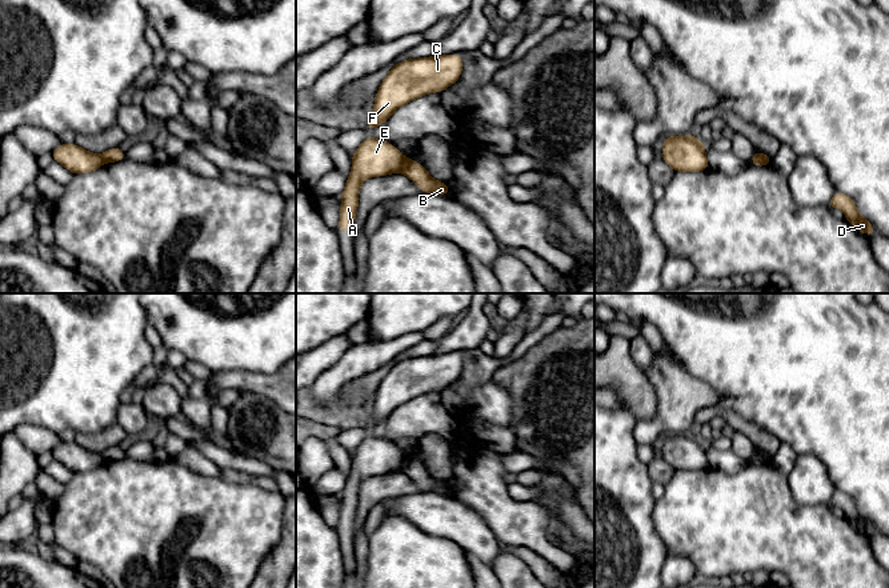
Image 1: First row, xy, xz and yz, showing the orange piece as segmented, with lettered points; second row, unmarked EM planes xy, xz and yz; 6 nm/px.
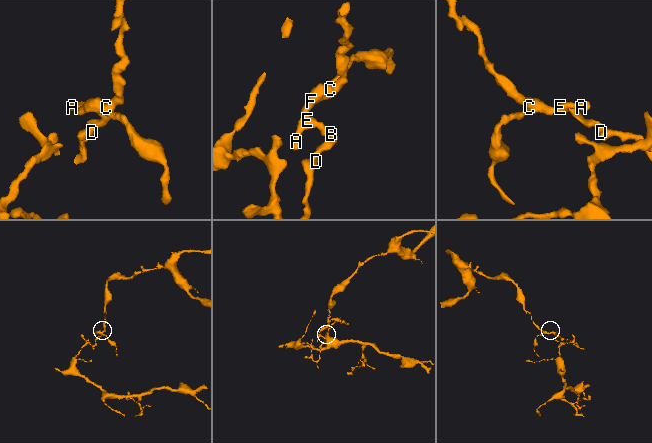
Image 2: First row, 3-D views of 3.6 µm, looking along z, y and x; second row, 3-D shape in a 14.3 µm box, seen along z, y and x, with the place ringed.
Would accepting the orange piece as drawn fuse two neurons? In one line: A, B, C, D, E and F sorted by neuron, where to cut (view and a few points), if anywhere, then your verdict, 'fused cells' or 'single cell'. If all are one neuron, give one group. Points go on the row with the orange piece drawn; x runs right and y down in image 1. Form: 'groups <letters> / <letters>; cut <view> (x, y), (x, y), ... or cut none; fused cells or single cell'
groups A C E F / B D; cut xz (407, 158), (399, 171); fused cells

